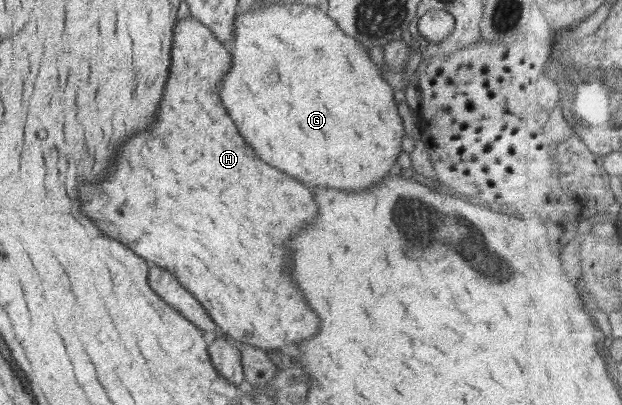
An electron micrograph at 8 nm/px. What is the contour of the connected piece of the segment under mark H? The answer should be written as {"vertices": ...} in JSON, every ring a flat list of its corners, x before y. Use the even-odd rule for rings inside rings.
{"vertices":[[190,17,186,20,177,20,173,30,173,44,171,50,171,63,169,66,168,82,164,86,164,94,162,94,162,102,158,108,158,118,154,120,154,124,140,132,134,134,130,140,126,140,120,146,120,152,114,160,114,166,110,170,110,174,106,176,104,182,98,184,84,184,80,188,80,200,82,200,82,212,92,218,92,222,96,222,96,226,108,234,110,238,118,240,118,242,128,242,128,248,132,248,136,254,140,254,144,260,154,262,162,268,168,268,172,274,179,280,179,283,192,293,200,304,207,310,209,317,220,326,222,332,238,343,255,346,258,349,268,348,264,350,280,350,280,348,288,348,294,346,296,340,300,338,310,338,314,336,318,330,320,320,316,318,316,314,308,308,308,304,304,302,302,294,298,292,298,288,290,282,288,276,288,262,284,258,284,244,286,240,290,240,302,226,306,226,318,212,316,212,316,202,312,200,310,190,300,184,296,178,264,164,256,152,252,150,252,146,248,146,242,136,236,130,236,124,232,122,232,118,228,116,228,112,224,110,220,96,218,96,218,86,222,82,223,76,231,67,232,55,229,48,225,47,220,41,216,40,212,33,204,24],[266,298,300,298,300,300,266,300]]}

